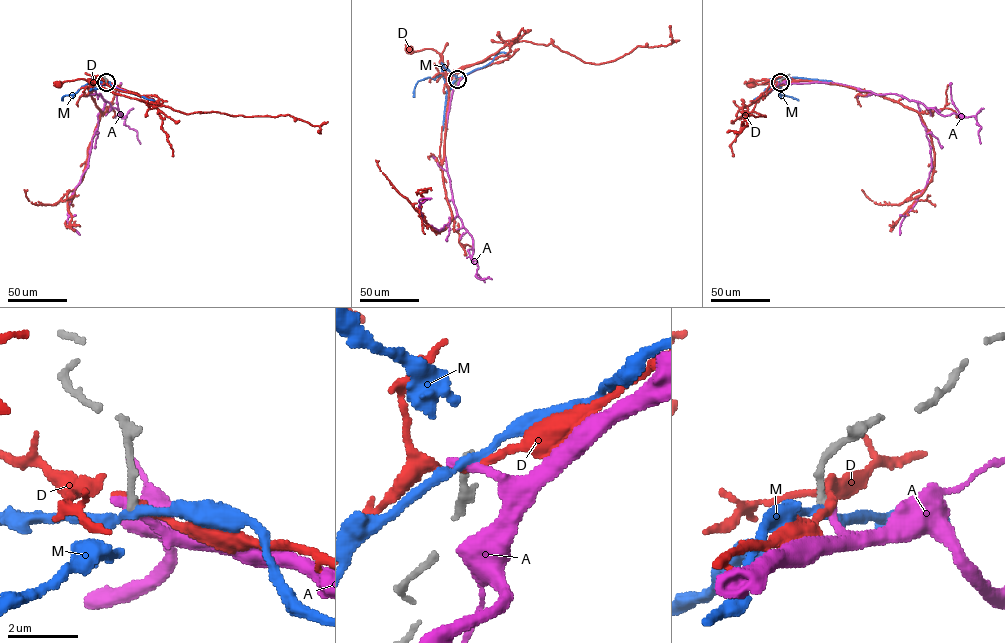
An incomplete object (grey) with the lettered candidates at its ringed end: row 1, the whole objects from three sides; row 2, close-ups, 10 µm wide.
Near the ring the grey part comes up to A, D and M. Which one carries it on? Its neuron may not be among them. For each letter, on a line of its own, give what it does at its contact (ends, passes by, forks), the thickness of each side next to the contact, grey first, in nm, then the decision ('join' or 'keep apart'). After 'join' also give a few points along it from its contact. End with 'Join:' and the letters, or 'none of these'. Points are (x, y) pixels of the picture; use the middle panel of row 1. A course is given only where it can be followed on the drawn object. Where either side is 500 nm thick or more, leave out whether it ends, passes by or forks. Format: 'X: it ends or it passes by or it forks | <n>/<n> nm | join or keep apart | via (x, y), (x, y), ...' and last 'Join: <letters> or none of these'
A: it ends | 240/320 nm | keep apart
D: it passes by | 240/220 nm | keep apart
M: it passes by | 240/240 nm | keep apart
Join: none of these

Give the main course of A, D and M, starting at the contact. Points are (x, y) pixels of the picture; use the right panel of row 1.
A: (780, 81), (839, 83), (917, 102), (930, 147), (931, 170), (924, 189), (900, 224), (899, 235)
D: (780, 81), (788, 78), (793, 80), (781, 85), (757, 84), (750, 79), (751, 84)
M: (780, 82), (787, 82), (790, 78), (775, 79), (779, 92), (798, 100)

